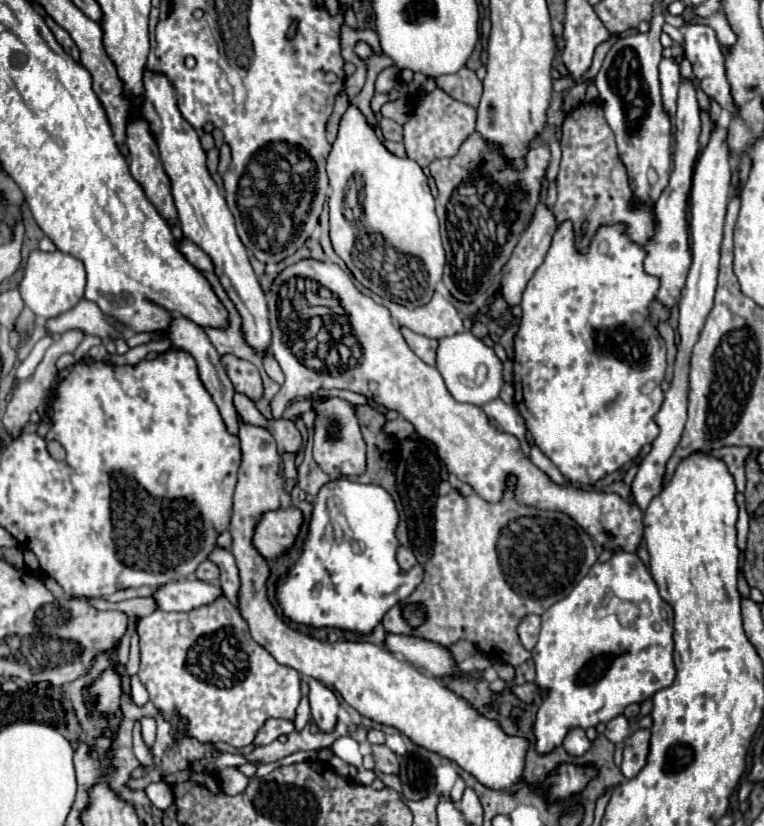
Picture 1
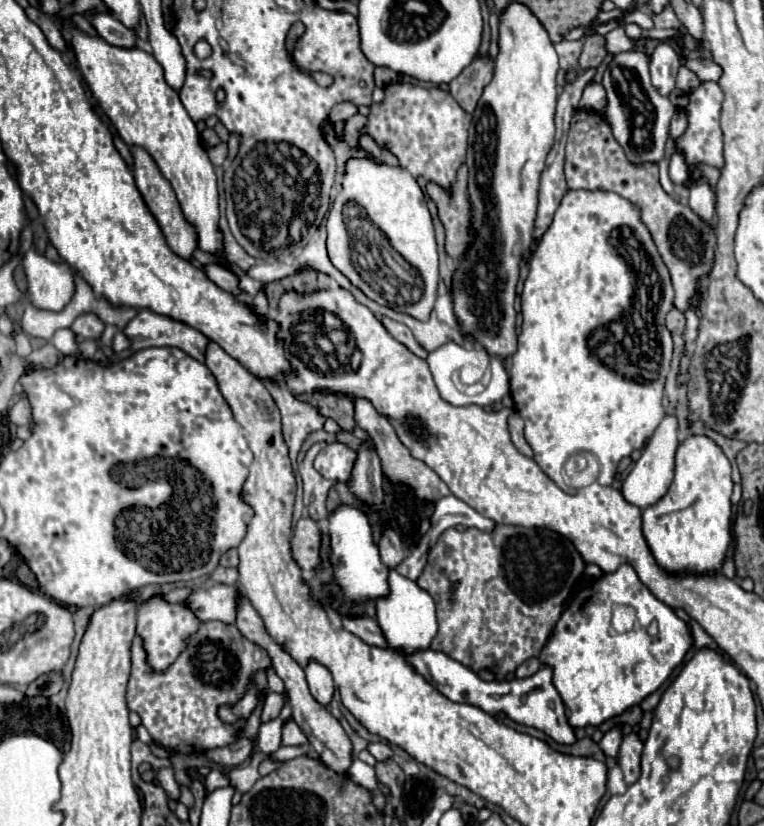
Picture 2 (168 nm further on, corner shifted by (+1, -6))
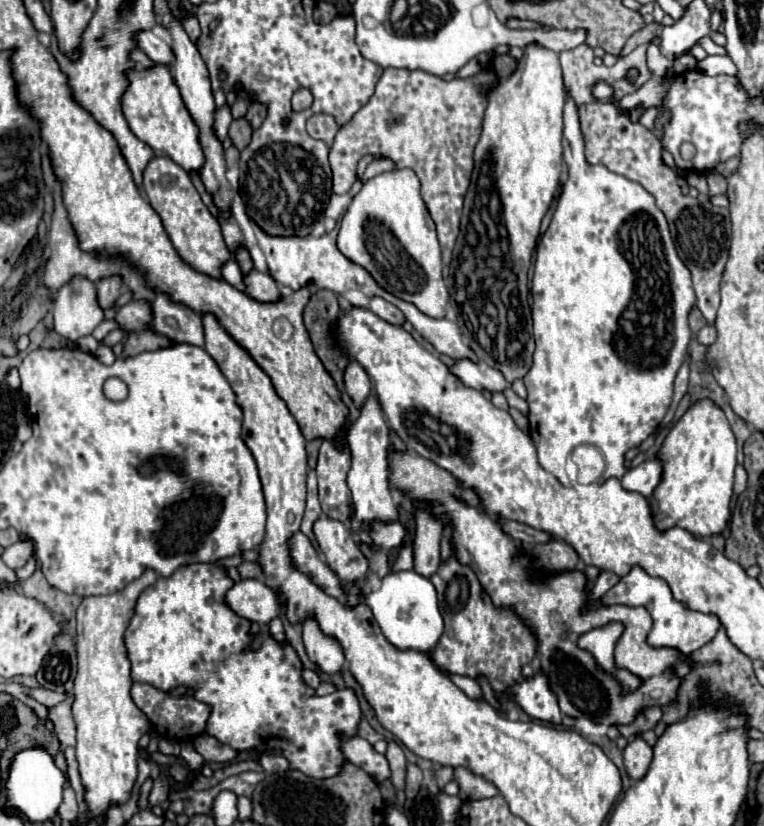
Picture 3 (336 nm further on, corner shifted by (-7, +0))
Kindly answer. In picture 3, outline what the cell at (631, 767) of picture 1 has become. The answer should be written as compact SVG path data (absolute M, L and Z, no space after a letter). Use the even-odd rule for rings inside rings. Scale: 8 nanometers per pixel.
M633 739L625 751L623 751L623 759L625 759L625 769L629 773L629 777L633 781L639 781L641 777L645 777L651 759L653 759L653 749L643 741L643 739Z

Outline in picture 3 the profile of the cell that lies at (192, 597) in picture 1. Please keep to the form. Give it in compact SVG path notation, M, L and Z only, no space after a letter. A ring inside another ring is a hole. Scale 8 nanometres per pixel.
M243 579L225 595L227 605L241 617L257 623L269 623L281 613L281 601L269 585L259 579Z

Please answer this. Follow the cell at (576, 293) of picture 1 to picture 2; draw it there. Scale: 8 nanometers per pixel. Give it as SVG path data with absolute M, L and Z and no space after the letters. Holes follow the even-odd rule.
M567 191L555 217L553 223L549 225L549 231L543 235L543 239L537 245L537 251L529 263L529 275L523 285L521 293L521 315L523 315L523 325L519 333L519 345L517 351L511 357L511 397L515 403L515 411L519 417L525 421L525 439L529 441L533 449L533 459L537 465L563 489L569 491L569 487L563 483L561 471L563 465L567 463L569 457L575 453L587 451L593 453L599 461L599 485L611 485L617 465L623 457L629 457L635 449L641 449L645 441L653 435L655 427L661 423L665 417L663 409L663 387L665 387L665 377L671 367L671 355L673 355L673 341L671 333L665 327L665 313L673 307L673 285L669 271L665 263L661 261L655 243L647 231L647 227L639 219L637 207L633 207L627 199L619 197L617 193L607 193L607 191Z

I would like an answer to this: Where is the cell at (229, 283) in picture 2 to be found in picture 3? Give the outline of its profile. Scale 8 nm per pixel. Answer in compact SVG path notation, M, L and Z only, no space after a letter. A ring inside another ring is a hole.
M253 271L253 273L249 273L249 277L245 277L243 281L245 281L245 285L247 285L247 295L253 297L255 301L273 303L273 301L279 301L279 299L281 299L281 291L279 291L277 283L275 283L267 273Z

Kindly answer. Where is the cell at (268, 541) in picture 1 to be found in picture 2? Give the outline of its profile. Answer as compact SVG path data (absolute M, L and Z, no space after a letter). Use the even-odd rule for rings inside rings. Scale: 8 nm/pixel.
M301 517L291 533L291 557L303 571L311 571L319 563L321 531L311 517Z

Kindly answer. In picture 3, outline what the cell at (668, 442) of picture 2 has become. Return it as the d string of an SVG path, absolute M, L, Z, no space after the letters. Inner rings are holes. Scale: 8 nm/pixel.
M651 459L629 469L621 479L621 485L627 491L635 491L641 493L643 497L649 497L659 481L661 481L661 463L657 459Z

